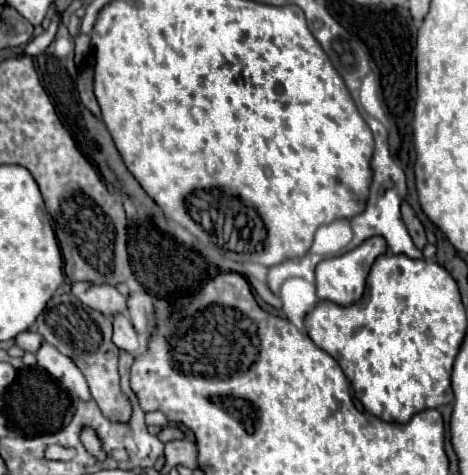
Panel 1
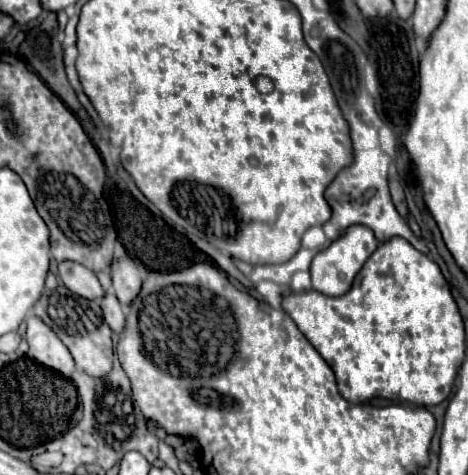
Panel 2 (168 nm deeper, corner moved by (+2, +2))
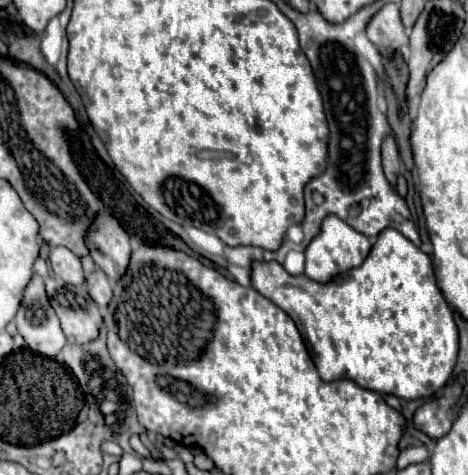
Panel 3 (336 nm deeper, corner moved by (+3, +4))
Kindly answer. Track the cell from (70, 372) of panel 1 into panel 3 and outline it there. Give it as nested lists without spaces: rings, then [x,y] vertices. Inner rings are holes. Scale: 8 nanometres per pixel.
[[[38,273],[32,275],[32,281],[24,289],[24,297],[16,313],[16,327],[28,347],[46,357],[56,357],[66,343],[60,321],[48,301],[44,279]]]

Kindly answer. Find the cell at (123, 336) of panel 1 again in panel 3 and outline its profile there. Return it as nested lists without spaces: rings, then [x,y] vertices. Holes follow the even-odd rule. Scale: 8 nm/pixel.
[[[96,269],[94,273],[86,275],[86,287],[90,297],[96,303],[110,303],[112,299],[112,281],[106,277],[106,273],[102,269]]]

